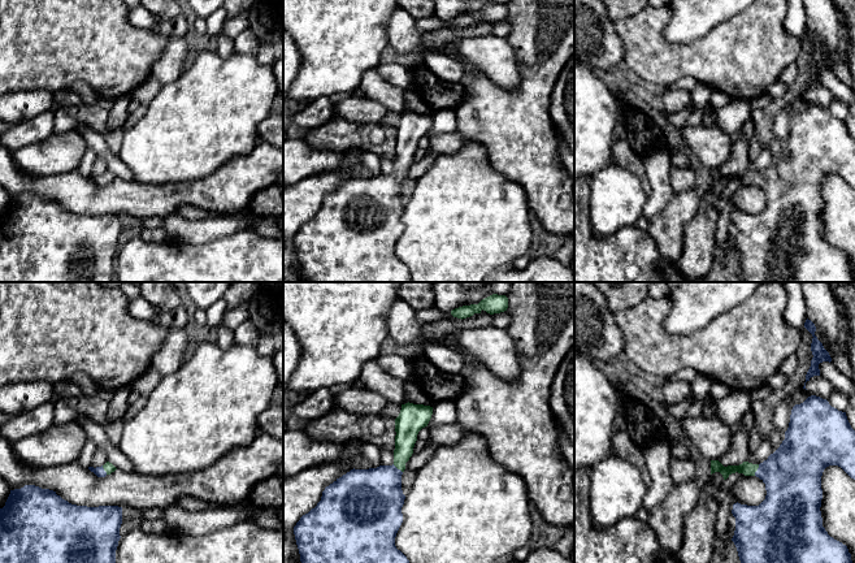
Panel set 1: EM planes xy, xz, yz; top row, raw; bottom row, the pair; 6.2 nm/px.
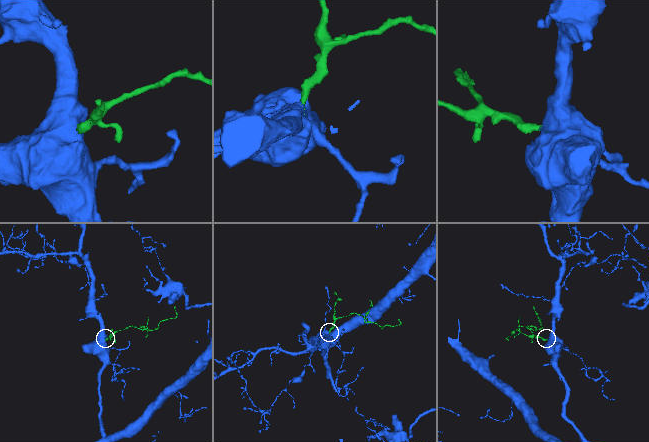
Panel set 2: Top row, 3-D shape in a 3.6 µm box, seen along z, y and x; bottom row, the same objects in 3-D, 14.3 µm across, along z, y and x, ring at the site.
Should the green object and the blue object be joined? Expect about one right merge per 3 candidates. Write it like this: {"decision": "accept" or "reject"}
{"decision": "accept"}

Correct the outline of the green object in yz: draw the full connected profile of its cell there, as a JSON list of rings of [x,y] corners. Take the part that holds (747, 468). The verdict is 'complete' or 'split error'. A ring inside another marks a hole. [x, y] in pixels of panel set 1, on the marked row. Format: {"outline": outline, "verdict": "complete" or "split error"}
{"outline": [[[808,397],[791,410],[789,428],[780,447],[760,464],[743,462],[739,465],[724,467],[719,460],[711,460],[711,475],[720,472],[726,480],[732,473],[756,476],[765,484],[767,495],[759,506],[734,503],[732,514],[735,517],[734,542],[741,563],[852,563],[849,549],[828,534],[821,517],[821,476],[826,467],[838,465],[855,480],[855,430],[846,412],[832,407],[826,399]]], "verdict": "split error"}

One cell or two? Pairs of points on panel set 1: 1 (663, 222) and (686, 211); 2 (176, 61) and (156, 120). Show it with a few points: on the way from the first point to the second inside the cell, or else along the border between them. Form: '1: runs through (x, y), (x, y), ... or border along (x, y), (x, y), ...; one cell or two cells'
1: runs through (668, 222), (681, 211); one cell
2: border along (185, 69), (177, 78), (161, 86); two cells

